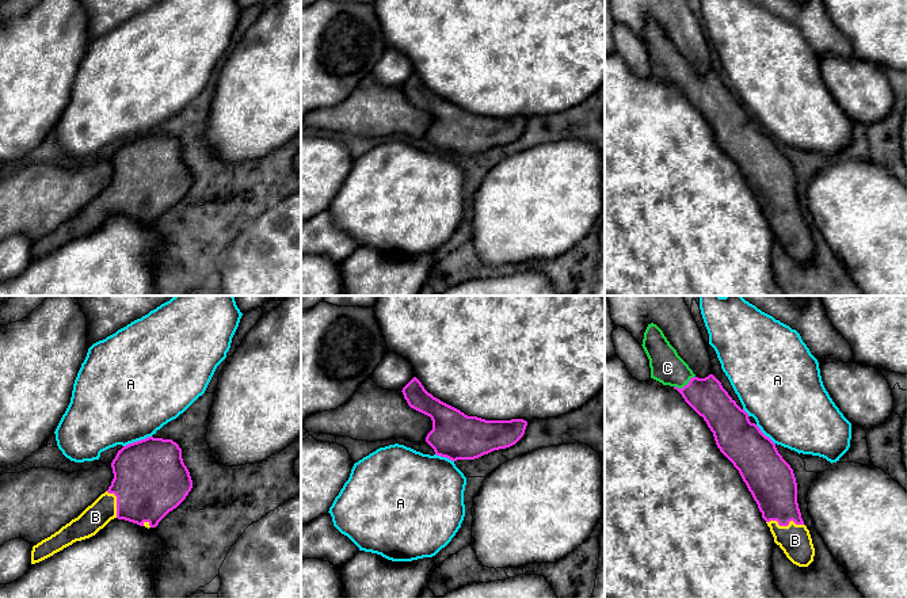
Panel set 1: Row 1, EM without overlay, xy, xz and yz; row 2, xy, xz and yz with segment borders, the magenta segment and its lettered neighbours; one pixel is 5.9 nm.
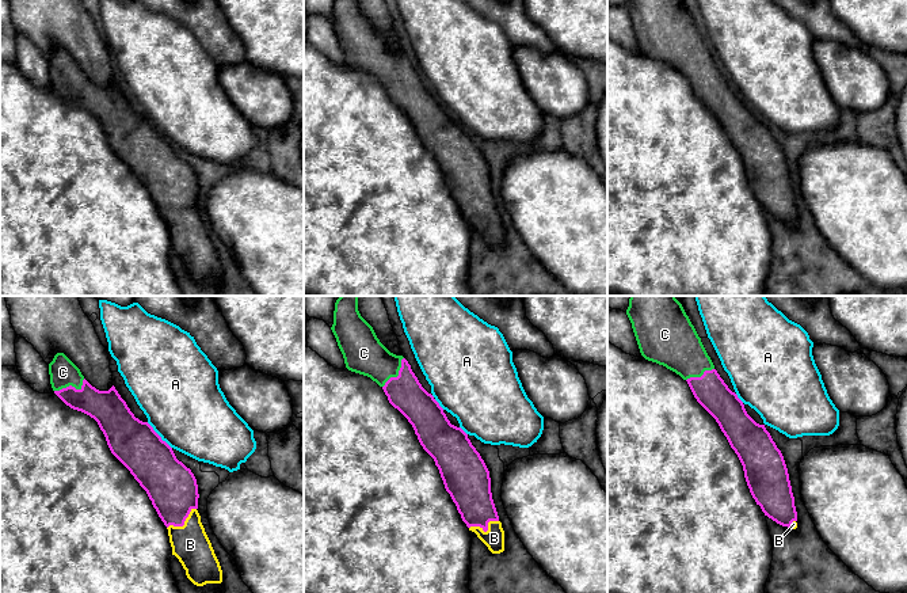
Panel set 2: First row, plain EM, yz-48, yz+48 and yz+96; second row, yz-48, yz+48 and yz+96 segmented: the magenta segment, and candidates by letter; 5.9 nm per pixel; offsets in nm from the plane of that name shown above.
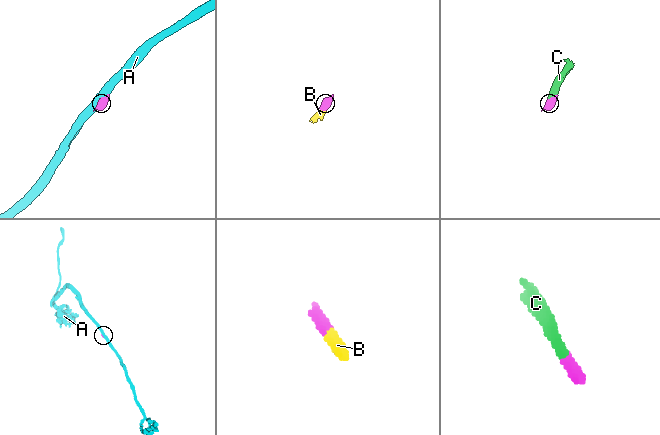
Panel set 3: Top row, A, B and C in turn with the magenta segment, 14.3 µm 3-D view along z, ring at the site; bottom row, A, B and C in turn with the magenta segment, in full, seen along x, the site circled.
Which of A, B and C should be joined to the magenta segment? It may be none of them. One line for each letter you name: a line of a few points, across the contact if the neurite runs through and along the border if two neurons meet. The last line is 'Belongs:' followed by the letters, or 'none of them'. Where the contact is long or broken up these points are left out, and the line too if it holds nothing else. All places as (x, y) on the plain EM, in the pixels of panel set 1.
Belongs: B, C

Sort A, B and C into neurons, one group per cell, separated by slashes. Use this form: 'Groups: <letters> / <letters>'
Groups: A / B C

